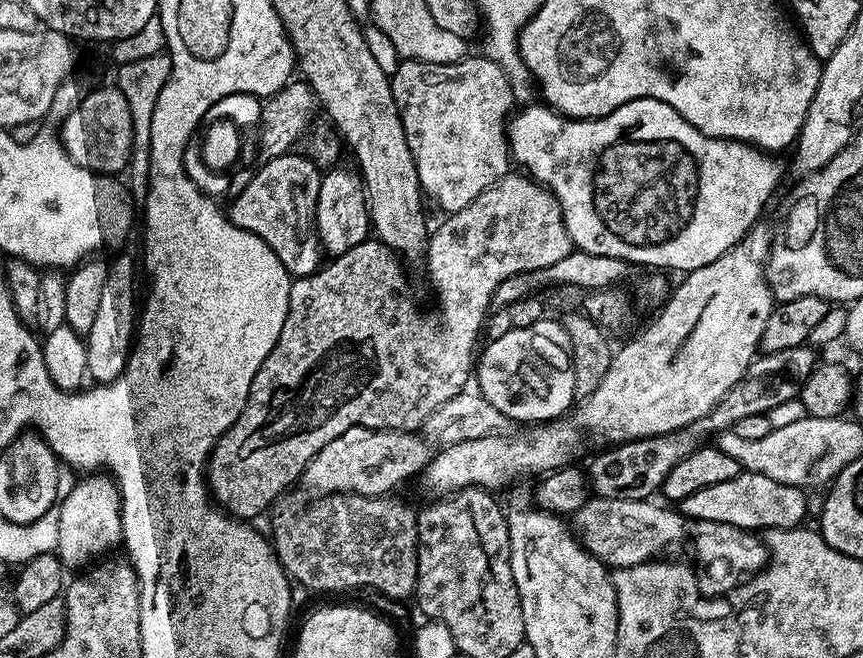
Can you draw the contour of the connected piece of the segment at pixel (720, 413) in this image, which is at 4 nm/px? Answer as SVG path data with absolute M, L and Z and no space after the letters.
M801 346L781 352L765 352L757 355L756 359L752 361L752 365L748 367L747 374L728 391L726 398L722 398L718 402L718 406L714 406L714 410L710 410L708 414L698 418L687 428L679 428L677 432L667 432L664 436L647 436L641 440L616 442L605 447L608 449L598 453L593 458L592 465L587 465L586 468L591 491L602 498L622 498L623 500L647 500L655 497L655 492L657 495L664 487L666 474L670 474L670 470L674 470L674 466L678 466L678 462L682 462L682 458L686 458L697 448L698 443L703 441L700 440L703 436L715 437L721 432L731 430L734 422L738 422L738 418L747 418L750 414L767 414L771 408L782 406L782 402L797 399L800 387L803 386L806 378L818 363L818 357L811 351L815 352L811 347Z

